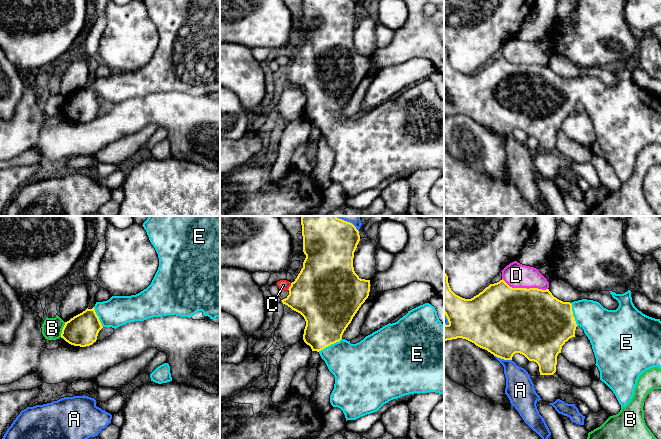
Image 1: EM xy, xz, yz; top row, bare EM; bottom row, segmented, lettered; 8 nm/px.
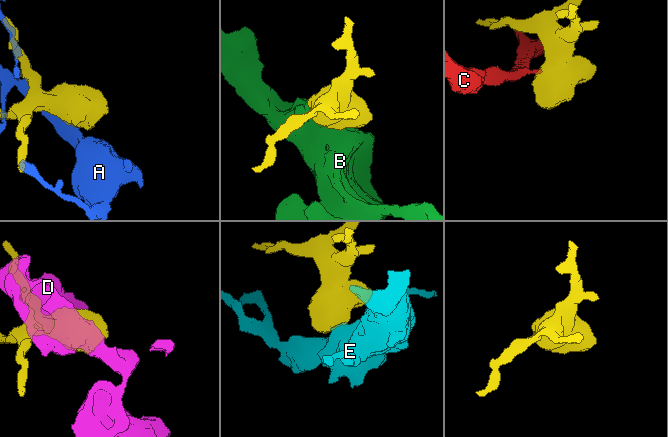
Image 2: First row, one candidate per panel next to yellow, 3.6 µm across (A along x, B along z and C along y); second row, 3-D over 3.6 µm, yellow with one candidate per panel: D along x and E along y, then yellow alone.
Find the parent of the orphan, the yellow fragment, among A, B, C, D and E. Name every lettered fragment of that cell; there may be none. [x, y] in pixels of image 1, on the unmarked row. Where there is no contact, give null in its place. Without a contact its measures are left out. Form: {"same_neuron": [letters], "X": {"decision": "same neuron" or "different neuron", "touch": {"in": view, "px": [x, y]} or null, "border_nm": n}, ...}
{"same_neuron": ["E"], "A": {"decision": "different neuron", "touch": {"in": "yz", "px": [503, 134]}, "border_nm": 150}, "B": {"decision": "different neuron", "touch": {"in": "xy", "px": [62, 105]}, "border_nm": 130}, "C": {"decision": "different neuron", "touch": {"in": "xz", "px": [290, 62]}, "border_nm": 70}, "D": {"decision": "different neuron", "touch": {"in": "yz", "px": [525, 64]}, "border_nm": 380}, "E": {"decision": "same neuron", "touch": {"in": "xz", "px": [329, 121]}, "border_nm": 220}}

